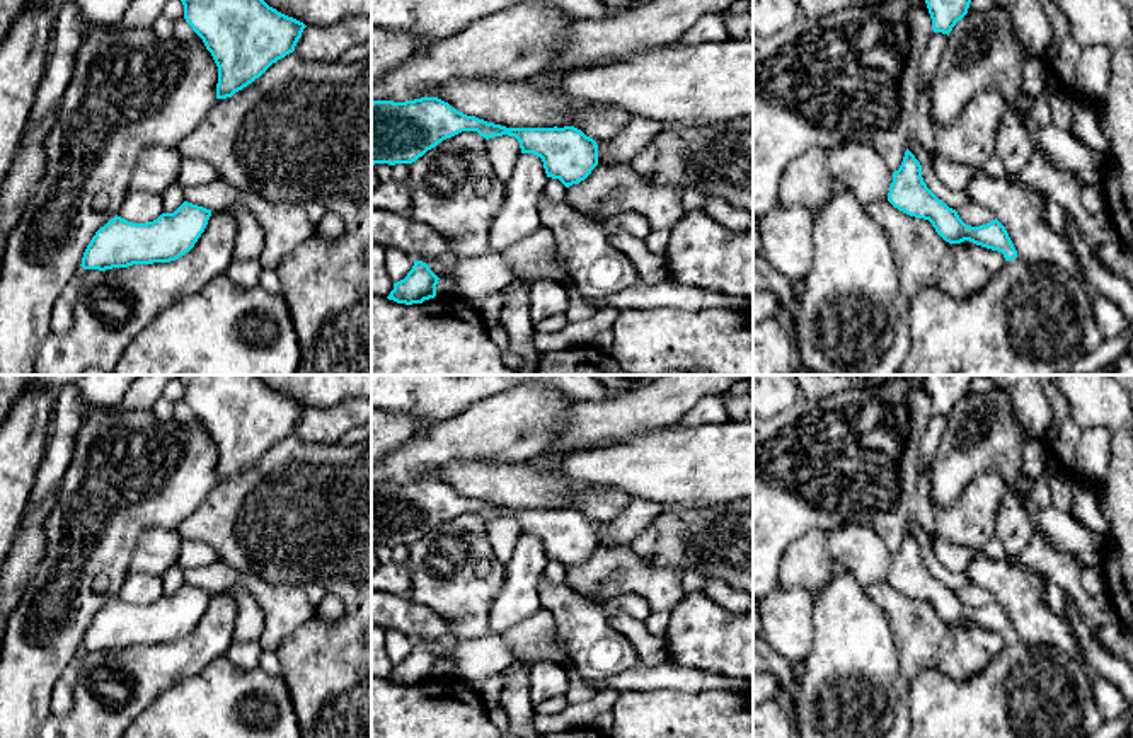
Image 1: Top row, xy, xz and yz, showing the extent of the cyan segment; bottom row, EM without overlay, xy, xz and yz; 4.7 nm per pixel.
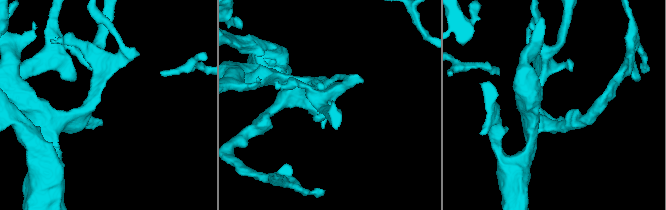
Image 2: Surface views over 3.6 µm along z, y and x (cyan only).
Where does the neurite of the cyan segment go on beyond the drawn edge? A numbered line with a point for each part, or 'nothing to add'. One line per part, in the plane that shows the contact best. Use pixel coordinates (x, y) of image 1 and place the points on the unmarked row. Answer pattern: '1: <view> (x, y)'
nothing to add

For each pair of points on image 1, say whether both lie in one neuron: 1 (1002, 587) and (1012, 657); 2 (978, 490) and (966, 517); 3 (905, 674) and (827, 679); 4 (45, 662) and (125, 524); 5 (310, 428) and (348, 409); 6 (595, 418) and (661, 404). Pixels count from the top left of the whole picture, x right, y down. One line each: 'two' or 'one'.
1: two
2: one
3: two
4: one
5: one
6: one

